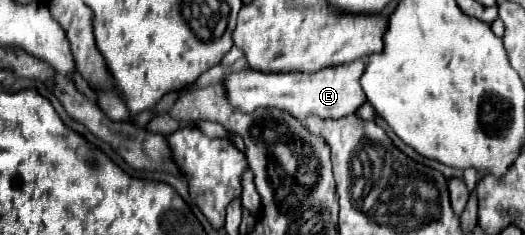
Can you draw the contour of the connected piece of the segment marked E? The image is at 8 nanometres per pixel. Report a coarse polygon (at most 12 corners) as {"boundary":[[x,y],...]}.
{"boundary":[[365,60],[319,72],[257,72],[223,82],[241,112],[299,122],[343,118],[365,102]]}

